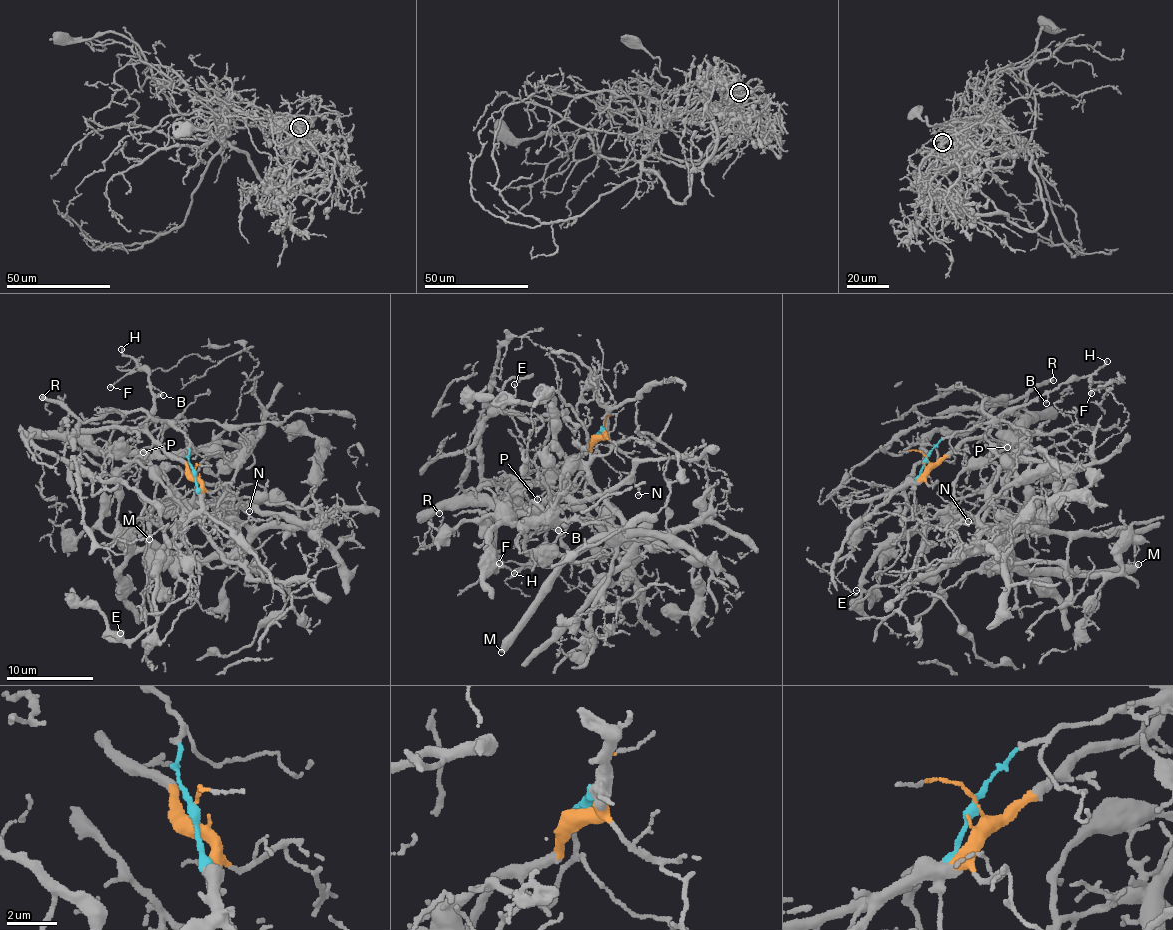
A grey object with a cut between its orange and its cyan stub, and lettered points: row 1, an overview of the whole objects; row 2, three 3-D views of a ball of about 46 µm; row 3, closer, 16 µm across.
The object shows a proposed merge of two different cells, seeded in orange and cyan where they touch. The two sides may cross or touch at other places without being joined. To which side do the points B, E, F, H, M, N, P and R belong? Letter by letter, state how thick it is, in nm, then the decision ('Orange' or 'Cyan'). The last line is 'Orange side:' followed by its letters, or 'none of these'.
B: Thickness 110 nm. Orange
E: Thickness 130 nm. Cyan
F: Thickness 90 nm. Orange
H: Thickness 180 nm. Orange
M: Thickness 440 nm. Cyan
N: Thickness 110 nm. Orange
P: Thickness 90 nm. Orange
R: Thickness 300 nm. Cyan
Orange side: B, F, H, N, P

